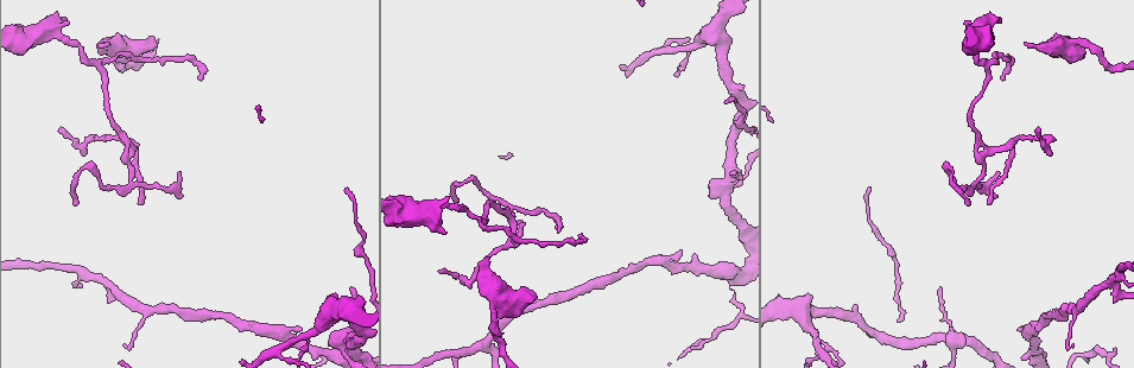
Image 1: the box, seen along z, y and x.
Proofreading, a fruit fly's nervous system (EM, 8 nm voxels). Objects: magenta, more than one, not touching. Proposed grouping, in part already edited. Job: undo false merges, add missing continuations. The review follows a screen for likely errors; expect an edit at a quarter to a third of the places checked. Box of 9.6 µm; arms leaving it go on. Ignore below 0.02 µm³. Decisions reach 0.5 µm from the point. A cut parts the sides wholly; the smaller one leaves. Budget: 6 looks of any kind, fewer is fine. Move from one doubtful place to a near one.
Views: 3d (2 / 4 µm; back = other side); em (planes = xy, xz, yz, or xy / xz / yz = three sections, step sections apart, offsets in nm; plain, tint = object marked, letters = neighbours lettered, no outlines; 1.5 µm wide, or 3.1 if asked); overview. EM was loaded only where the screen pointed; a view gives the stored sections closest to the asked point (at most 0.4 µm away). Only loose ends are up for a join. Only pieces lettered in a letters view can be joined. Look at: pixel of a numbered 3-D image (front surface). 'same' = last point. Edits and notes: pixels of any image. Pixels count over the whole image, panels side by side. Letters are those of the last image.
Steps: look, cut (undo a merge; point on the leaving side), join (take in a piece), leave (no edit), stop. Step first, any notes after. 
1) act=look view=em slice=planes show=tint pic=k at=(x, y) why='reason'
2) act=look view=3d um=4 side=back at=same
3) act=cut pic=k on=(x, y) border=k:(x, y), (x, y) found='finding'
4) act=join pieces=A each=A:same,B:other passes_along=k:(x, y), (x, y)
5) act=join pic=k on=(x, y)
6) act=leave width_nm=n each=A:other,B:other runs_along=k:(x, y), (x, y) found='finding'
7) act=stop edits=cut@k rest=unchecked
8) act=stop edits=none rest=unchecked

act=look view=em slice=xz step=4 show=tint pic=1 at=(953, 339) why='three arms meet'

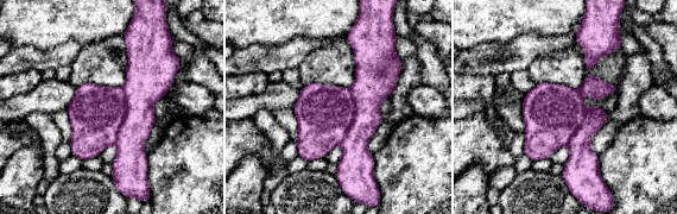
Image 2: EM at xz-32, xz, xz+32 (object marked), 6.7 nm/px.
act=look view=em slice=planes show=letters at=same why='cut it another way'

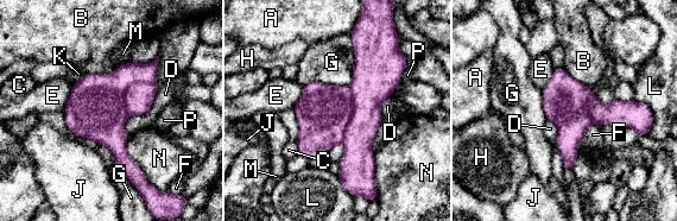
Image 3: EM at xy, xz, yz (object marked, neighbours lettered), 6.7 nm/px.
act=leave each=A:other,B:other,C:other,D:other,E:other,F:other,G:other,H:other,J:other,K:other,L:other,M:other,N:other,P:other border=3:(158, 84), (127, 136) found='continuous, no second neuron'

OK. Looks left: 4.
act=look view=em slice=yz step=8 show=tint pic=1 at=(131, 153) why='branch point'

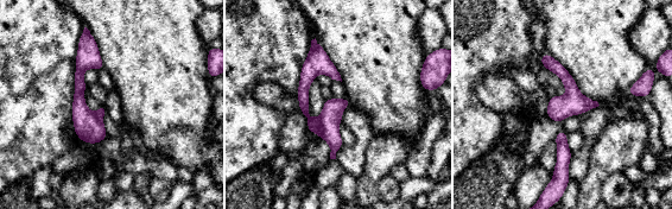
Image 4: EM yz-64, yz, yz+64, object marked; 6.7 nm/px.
act=look view=em slice=planes show=letters at=same why='another direction'

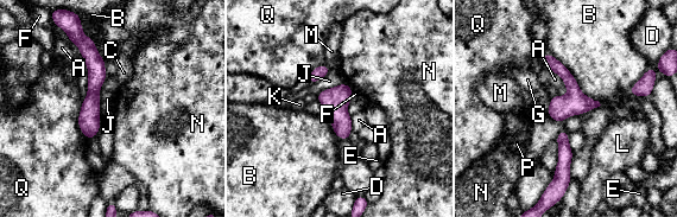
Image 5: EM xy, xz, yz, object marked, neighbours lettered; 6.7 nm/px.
act=leave width_nm=170 each=A:other,B:other,C:other,D:other,E:other,F:other,G:other,J:other,K:other,L:other,M:other,N:other,P:other,Q:other border=5:(354, 91), (347, 107), (349, 115) found='one neuron here'

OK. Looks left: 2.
act=look view=em slice=planes show=tint pic=1 at=(499, 307) why='sudden change in width'

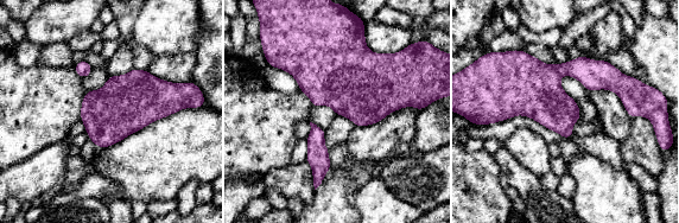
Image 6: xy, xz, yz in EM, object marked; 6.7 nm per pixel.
act=look view=em slice=planes show=letters at=same why='what lies round it'

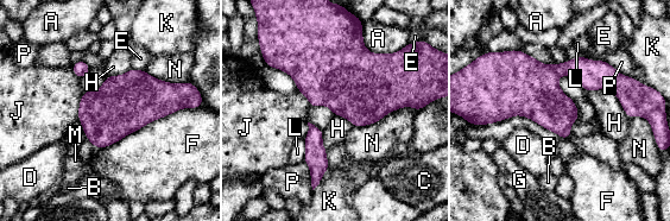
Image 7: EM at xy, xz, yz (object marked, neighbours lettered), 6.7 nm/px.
act=leave width_nm=280 each=A:other,B:other,C:other,D:other,E:other,F:other,G:other,H:other,J:other,K:other,L:other,M:other,N:other,P:other border=7:(588, 90), (611, 90), (630, 118) found='all the same neuron'

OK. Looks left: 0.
act=stop edits=none rest=unchecked

